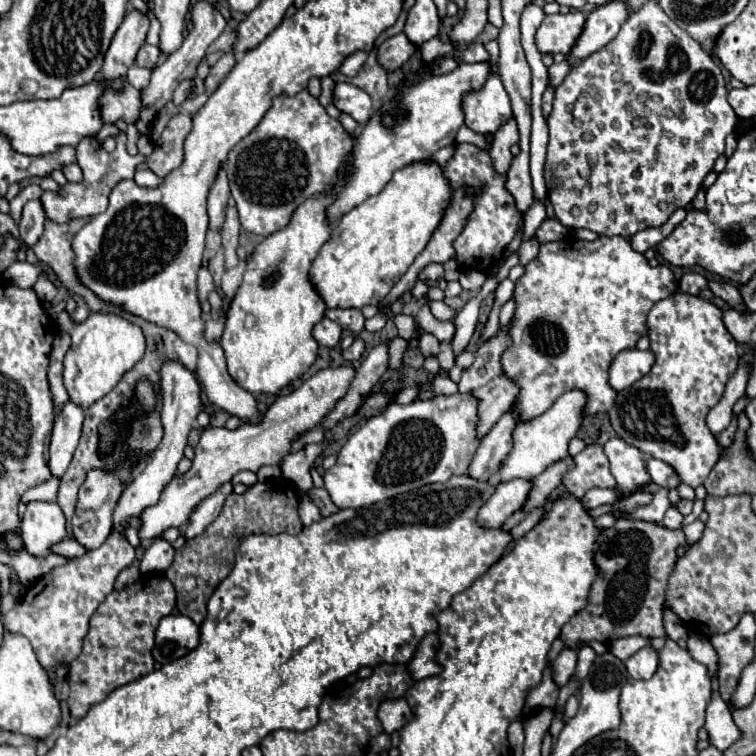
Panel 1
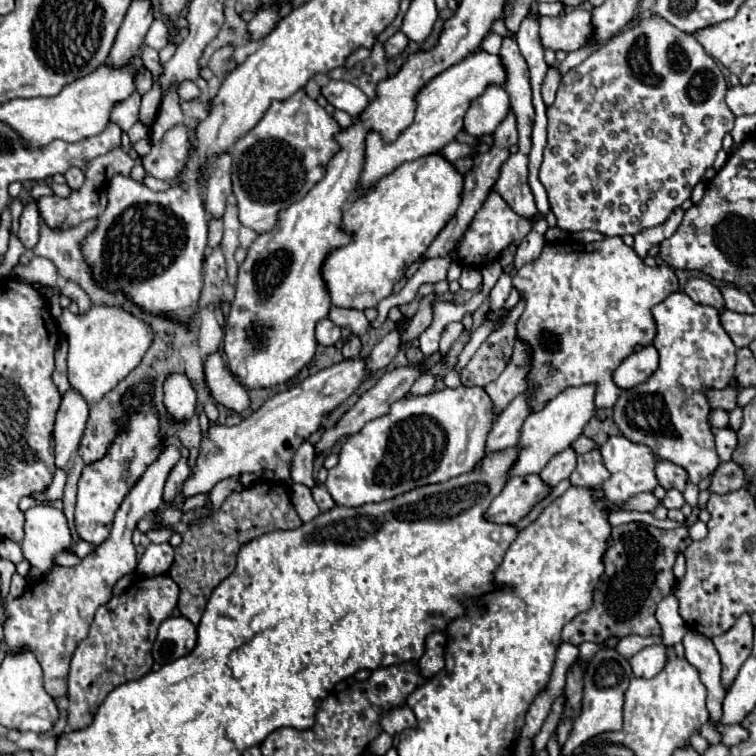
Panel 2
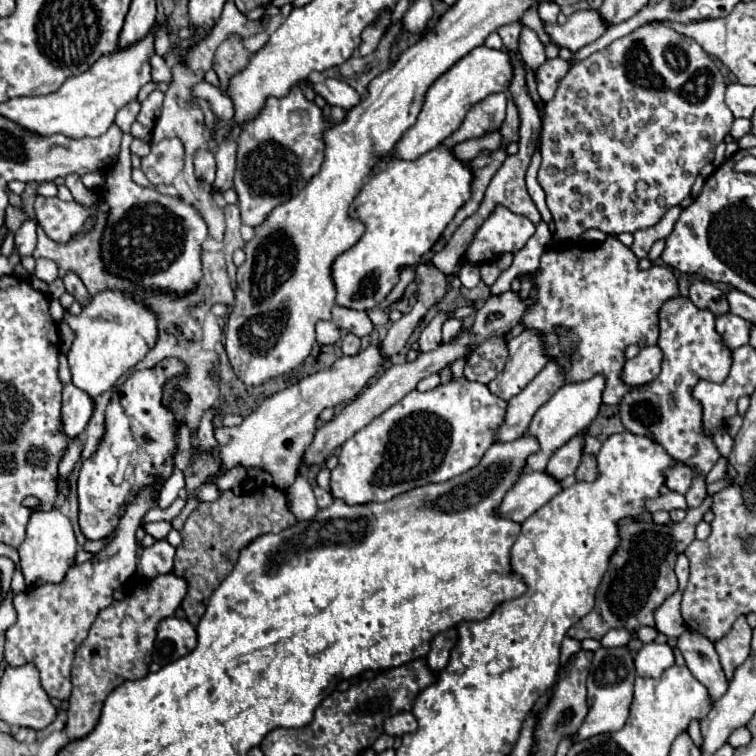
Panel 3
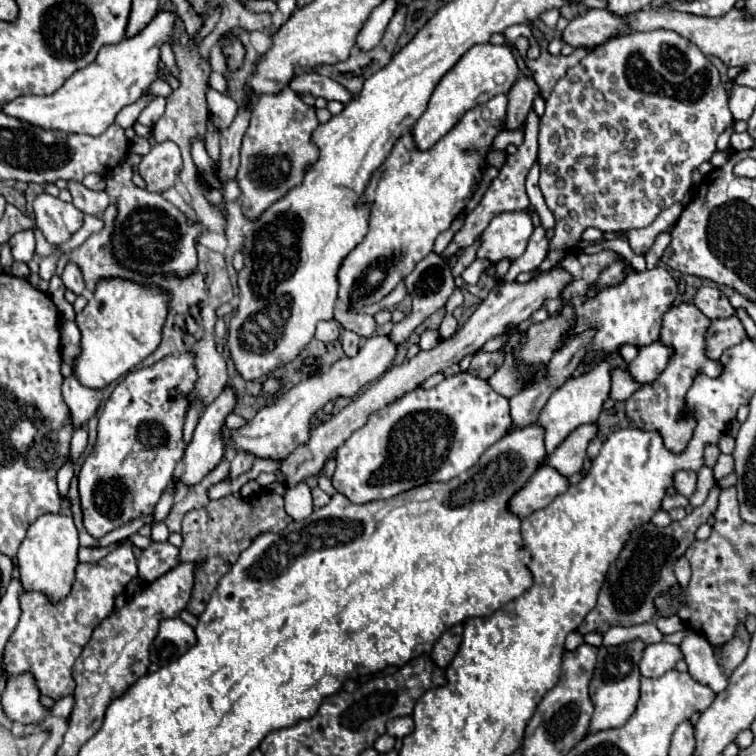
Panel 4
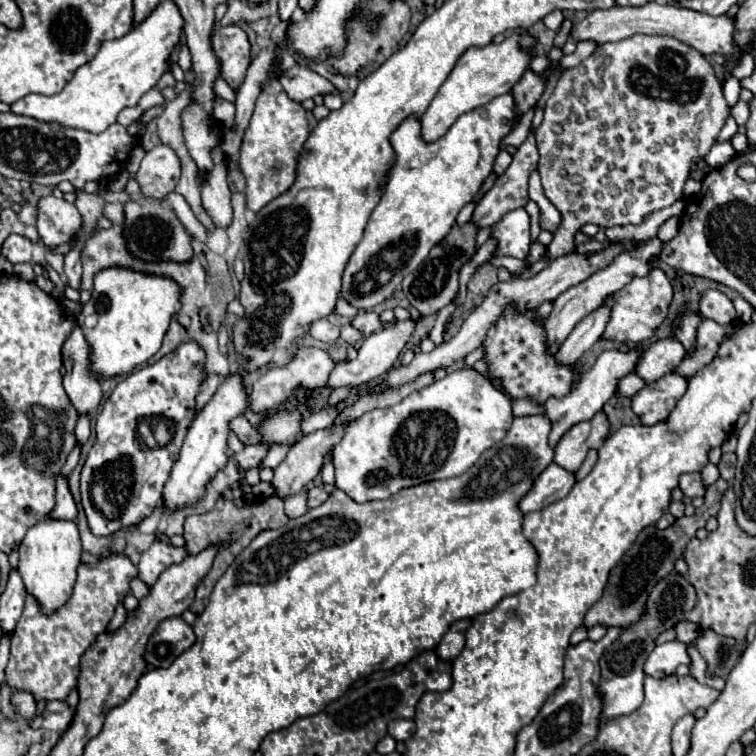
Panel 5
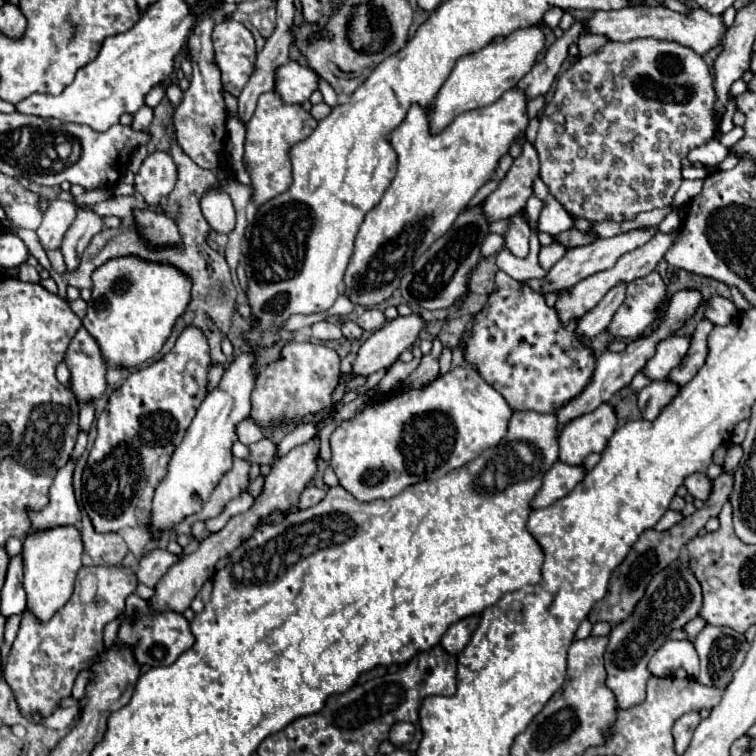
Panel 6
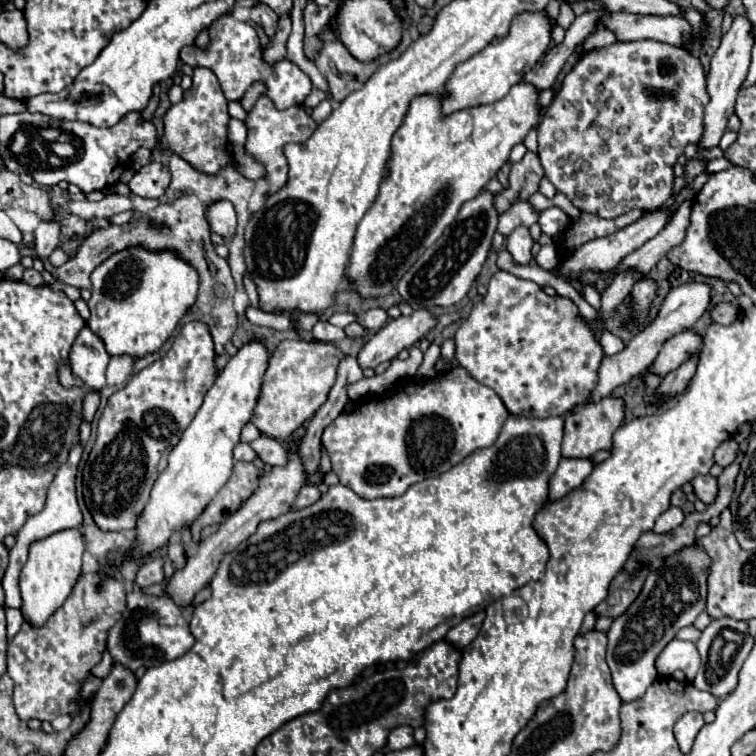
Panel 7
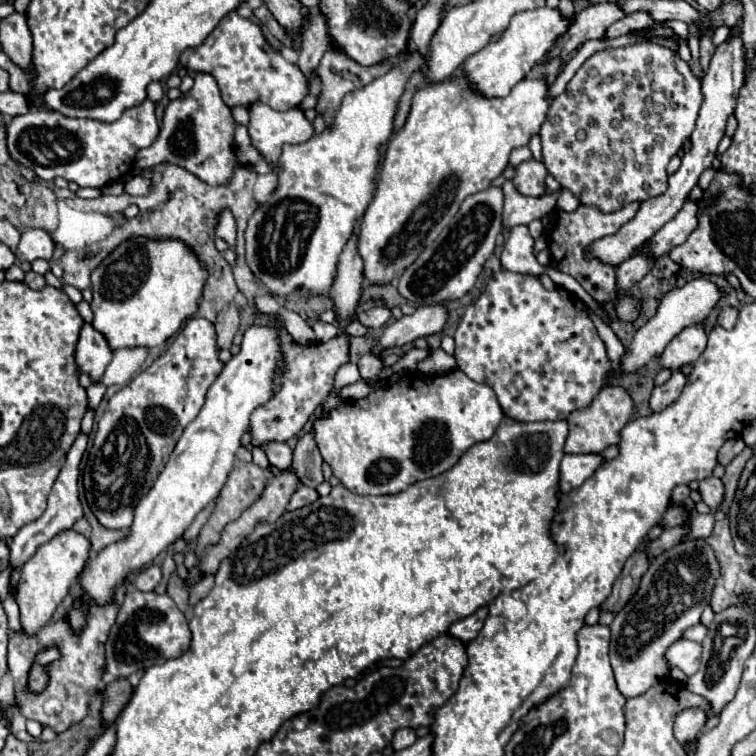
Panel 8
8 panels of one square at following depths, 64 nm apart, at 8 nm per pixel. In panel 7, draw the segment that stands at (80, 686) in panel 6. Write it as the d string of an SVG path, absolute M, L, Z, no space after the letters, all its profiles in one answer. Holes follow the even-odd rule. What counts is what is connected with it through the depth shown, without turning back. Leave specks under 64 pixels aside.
M107 648L105 649L105 652L102 655L101 662L96 665L92 670L91 674L98 678L104 678L106 677L112 668L113 660L109 652L107 652Z

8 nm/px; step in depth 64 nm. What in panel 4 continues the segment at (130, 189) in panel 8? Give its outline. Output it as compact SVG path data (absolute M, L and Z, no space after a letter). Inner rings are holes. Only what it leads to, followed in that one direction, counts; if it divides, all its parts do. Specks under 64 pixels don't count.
M170 140L152 146L152 150L146 156L142 156L142 162L138 166L140 176L146 180L146 190L158 194L174 186L180 170L182 170L180 148Z

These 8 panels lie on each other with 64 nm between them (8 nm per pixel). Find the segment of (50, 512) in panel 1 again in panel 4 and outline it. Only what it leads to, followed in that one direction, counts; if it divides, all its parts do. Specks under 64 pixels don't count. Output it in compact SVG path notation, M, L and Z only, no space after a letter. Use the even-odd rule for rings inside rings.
M56 512L36 518L28 528L28 534L16 558L20 566L20 580L26 590L44 592L54 602L68 596L74 580L74 570L78 564L78 532L72 522L72 516Z

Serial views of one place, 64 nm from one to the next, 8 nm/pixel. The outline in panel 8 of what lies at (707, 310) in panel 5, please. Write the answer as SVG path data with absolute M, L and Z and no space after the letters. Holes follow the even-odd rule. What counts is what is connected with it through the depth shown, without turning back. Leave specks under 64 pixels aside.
M726 306L718 312L718 324L726 330L730 330L736 324L736 318L738 318L738 310L732 308L732 306Z

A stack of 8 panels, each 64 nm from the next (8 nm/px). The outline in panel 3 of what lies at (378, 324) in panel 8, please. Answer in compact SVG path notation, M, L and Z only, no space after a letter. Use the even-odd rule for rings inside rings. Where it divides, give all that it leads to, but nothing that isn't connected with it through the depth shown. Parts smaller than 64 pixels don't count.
M334 306L332 308L332 322L338 324L338 328L348 330L356 336L368 336L374 328L374 324L370 322L366 312L358 312L358 310L350 310L350 308L342 308L342 306Z

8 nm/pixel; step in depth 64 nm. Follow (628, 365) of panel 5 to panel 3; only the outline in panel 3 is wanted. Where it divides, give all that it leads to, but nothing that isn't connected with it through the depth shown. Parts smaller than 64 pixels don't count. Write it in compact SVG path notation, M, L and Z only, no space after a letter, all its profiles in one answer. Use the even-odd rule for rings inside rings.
M598 374L594 376L592 380L586 380L586 382L578 382L578 384L566 384L562 386L546 404L542 404L530 426L528 426L528 434L534 436L540 444L540 450L534 452L532 456L528 456L526 460L526 466L524 466L524 472L538 472L538 470L544 470L550 456L562 448L568 440L572 440L574 436L578 436L582 430L586 430L590 426L590 422L596 418L598 414L598 406L602 404L602 390L604 390L604 376Z

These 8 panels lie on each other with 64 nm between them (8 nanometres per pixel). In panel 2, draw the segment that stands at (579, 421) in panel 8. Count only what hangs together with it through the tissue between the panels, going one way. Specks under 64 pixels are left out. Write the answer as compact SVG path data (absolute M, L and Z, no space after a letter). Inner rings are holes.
M566 448L564 452L560 452L558 456L554 456L548 466L538 474L542 478L542 482L548 488L554 488L560 480L568 478L572 474L572 470L576 468L576 452L572 448Z

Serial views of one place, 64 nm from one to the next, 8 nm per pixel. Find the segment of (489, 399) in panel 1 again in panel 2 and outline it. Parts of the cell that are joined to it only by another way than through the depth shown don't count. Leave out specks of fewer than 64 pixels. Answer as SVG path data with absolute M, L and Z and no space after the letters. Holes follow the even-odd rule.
M516 340L506 370L494 382L484 386L484 392L492 400L492 412L500 414L518 394L526 392L528 370L530 370L530 348L526 342Z

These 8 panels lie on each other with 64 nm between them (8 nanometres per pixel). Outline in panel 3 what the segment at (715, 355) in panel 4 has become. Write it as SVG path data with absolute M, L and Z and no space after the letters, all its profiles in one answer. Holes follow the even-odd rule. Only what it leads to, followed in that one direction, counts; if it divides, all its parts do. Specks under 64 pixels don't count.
M726 312L724 316L716 318L716 330L732 350L748 344L750 328L752 328L750 320L744 320L732 312Z

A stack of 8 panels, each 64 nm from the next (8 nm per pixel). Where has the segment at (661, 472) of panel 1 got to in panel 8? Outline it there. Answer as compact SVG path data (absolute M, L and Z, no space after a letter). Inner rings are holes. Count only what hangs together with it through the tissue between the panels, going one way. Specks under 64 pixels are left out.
M704 478L698 482L698 492L702 496L702 500L710 506L710 510L718 510L724 498L724 484L720 478Z

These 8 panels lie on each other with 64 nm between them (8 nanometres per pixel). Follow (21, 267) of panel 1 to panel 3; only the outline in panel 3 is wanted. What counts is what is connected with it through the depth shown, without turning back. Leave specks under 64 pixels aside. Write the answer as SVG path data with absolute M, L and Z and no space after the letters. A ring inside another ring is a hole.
M36 258L36 268L34 268L32 274L36 278L40 278L42 282L50 284L58 278L58 266L56 266L56 262L52 262L48 258Z

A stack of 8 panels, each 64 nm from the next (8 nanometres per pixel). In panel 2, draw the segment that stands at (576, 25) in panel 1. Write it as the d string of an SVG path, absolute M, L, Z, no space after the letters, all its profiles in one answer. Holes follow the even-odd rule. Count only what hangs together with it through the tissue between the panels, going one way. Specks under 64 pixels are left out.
M576 8L564 16L542 16L540 18L540 42L550 50L572 52L582 48L592 36L590 12Z

